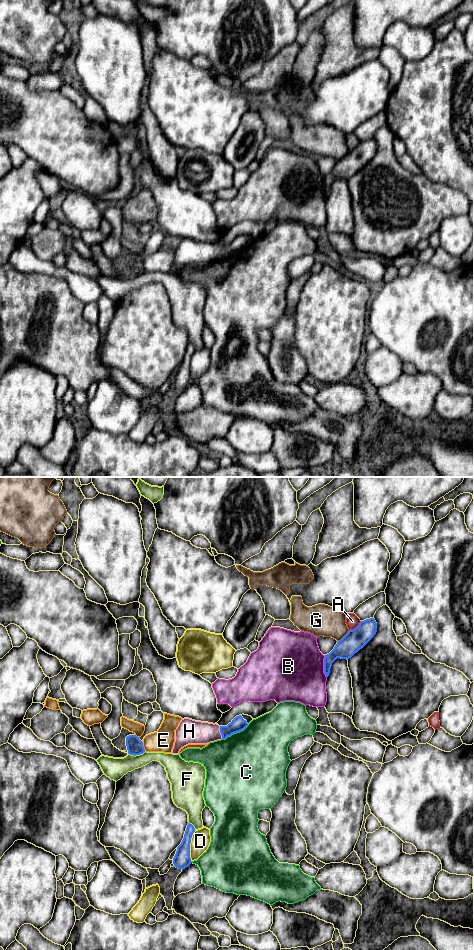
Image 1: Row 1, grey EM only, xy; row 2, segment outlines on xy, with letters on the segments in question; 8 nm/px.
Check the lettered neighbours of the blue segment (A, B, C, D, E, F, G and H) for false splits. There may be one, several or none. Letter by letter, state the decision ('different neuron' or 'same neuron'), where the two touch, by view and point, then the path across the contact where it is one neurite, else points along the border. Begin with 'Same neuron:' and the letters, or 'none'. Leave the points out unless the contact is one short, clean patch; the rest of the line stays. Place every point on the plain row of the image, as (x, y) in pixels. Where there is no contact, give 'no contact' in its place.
Same neuron: H
A: different neuron; meets blue in xy at (356, 147)
B: different neuron; meets blue in xy at (324, 186)
C: different neuron; meets blue in xy at (235, 252)
D: different neuron; meets blue in xy at (189, 366)
E: different neuron; meets blue in xy at (142, 266); border along xy (142, 262), (145, 270)
F: different neuron; meets blue in xy at (136, 274)
G: different neuron; meets blue in xy at (344, 156)
H: same neuron; meets blue in xy at (220, 252); runs through xy (238, 244), (226, 251), (220, 252), (189, 251)

